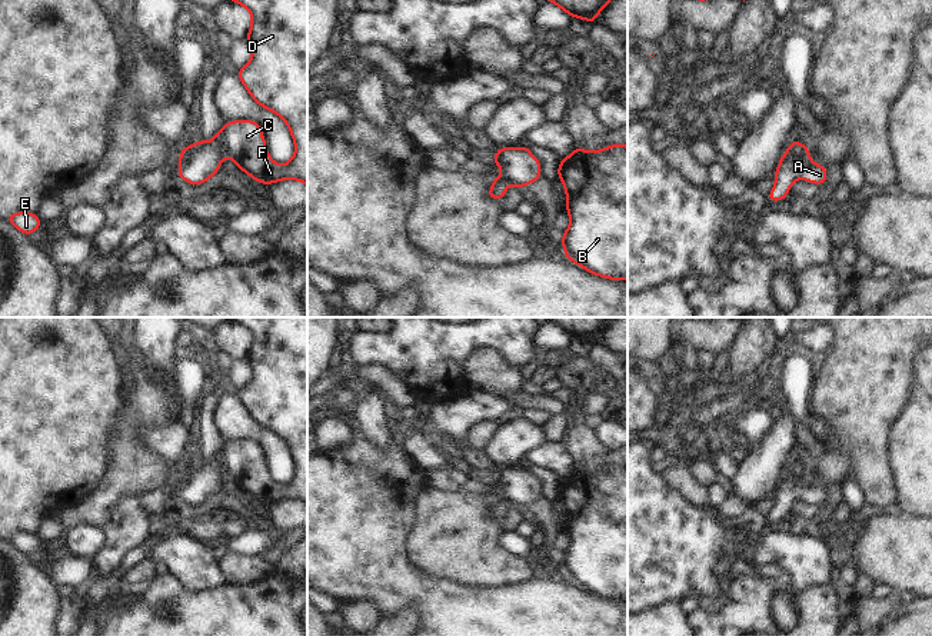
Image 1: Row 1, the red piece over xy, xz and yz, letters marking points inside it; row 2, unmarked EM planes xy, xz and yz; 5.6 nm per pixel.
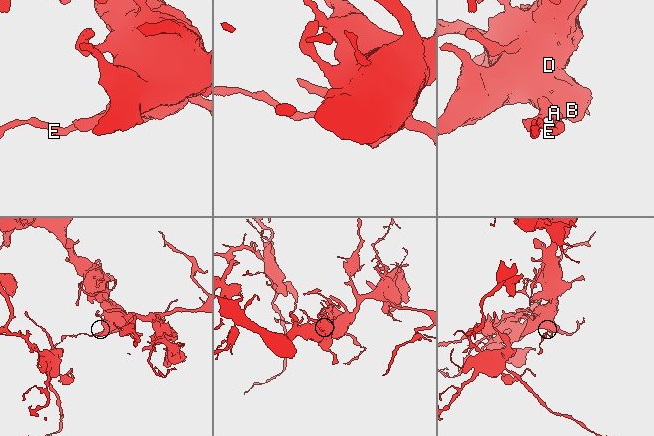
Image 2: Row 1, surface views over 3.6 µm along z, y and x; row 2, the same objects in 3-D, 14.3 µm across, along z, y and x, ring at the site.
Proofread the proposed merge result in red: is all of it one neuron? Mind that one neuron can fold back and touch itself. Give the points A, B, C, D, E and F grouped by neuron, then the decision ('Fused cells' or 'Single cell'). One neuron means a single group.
Groups: A B C D E F. Single cell.

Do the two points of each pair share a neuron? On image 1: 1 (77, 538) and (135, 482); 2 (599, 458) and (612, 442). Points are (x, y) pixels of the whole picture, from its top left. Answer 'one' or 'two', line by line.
1: two
2: two

